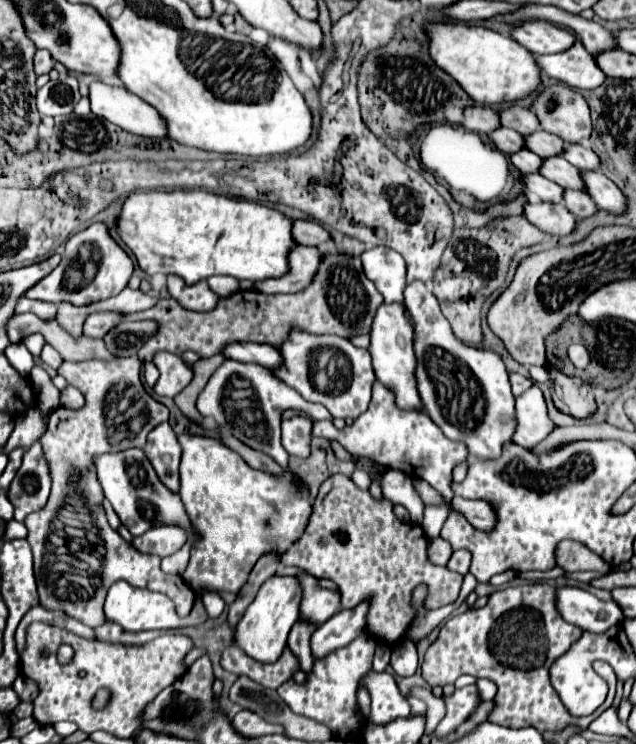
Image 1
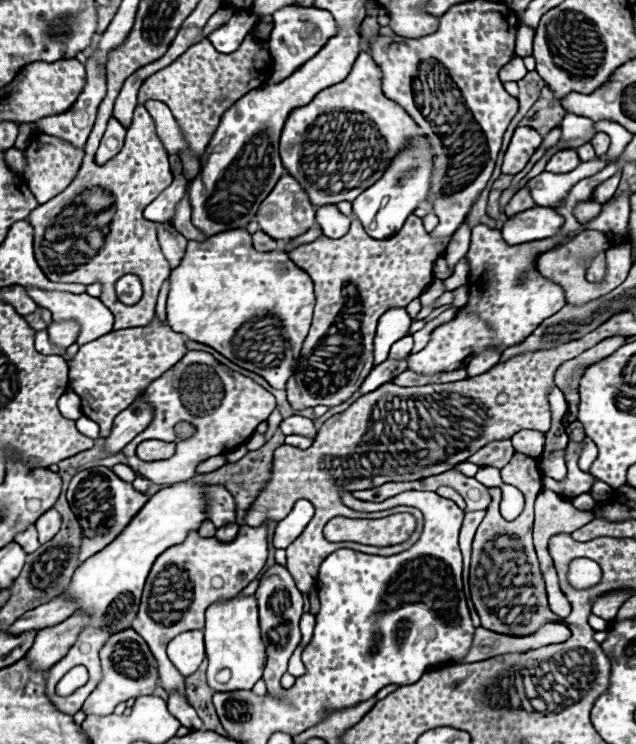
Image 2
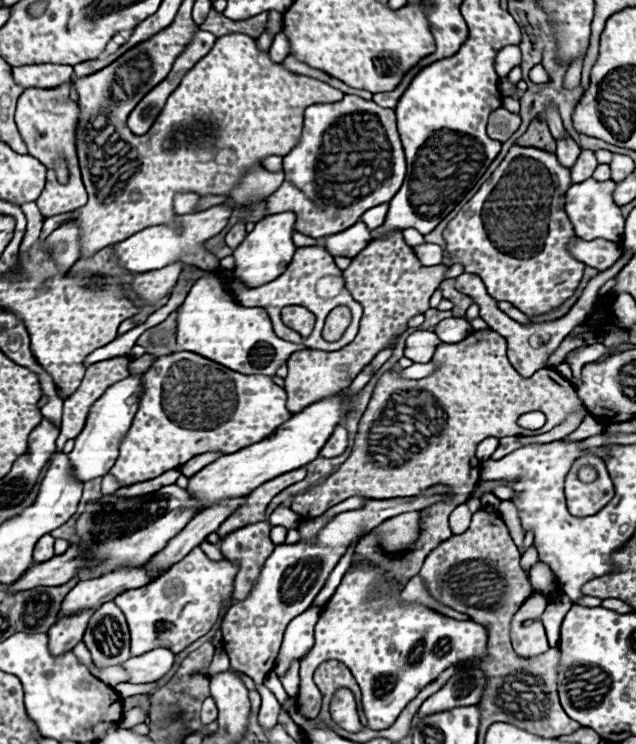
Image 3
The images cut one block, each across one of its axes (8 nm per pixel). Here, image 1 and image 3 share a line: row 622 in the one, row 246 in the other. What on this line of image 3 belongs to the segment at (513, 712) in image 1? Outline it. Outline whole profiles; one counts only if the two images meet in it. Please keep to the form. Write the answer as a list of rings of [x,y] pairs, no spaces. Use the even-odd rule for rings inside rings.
[[[512,146],[490,180],[444,228],[450,264],[462,264],[464,272],[480,276],[496,302],[510,302],[528,316],[560,308],[574,296],[586,268],[568,252],[568,242],[576,238],[564,212],[564,194],[570,184],[570,170],[560,166],[554,154]]]

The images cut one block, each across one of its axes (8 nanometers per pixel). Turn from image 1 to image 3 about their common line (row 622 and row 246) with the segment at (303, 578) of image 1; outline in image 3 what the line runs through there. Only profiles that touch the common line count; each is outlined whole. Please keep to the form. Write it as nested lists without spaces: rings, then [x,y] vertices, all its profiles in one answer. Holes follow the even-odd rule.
[[[308,246],[308,248],[298,248],[298,250],[296,250],[296,254],[294,254],[292,262],[288,264],[286,272],[284,272],[282,276],[278,276],[276,280],[272,280],[272,282],[268,282],[268,284],[264,284],[264,286],[258,286],[258,288],[246,288],[242,282],[234,280],[234,282],[232,282],[232,290],[234,290],[234,294],[238,296],[238,300],[240,300],[242,306],[266,308],[266,312],[268,312],[268,316],[270,316],[270,320],[272,320],[272,326],[274,326],[274,332],[276,332],[278,338],[288,340],[288,342],[294,342],[294,344],[302,344],[302,342],[304,342],[306,348],[324,350],[324,352],[334,352],[334,350],[344,348],[346,344],[350,344],[350,342],[354,340],[354,336],[356,336],[356,332],[358,332],[358,322],[360,322],[360,318],[362,318],[362,306],[360,306],[358,302],[354,302],[352,296],[350,296],[350,292],[346,292],[346,290],[342,290],[342,292],[338,294],[338,298],[330,298],[330,300],[322,300],[322,298],[316,296],[316,290],[314,290],[314,288],[316,288],[316,282],[318,282],[322,276],[338,276],[340,272],[342,272],[342,270],[336,268],[334,258],[326,252],[324,246]],[[292,304],[304,306],[304,308],[308,308],[308,310],[316,316],[314,330],[312,330],[312,334],[310,334],[308,338],[302,338],[298,332],[290,330],[290,328],[284,326],[282,320],[280,320],[280,310],[282,310],[284,306],[292,306]],[[342,304],[352,310],[352,324],[350,324],[348,330],[346,330],[346,344],[344,344],[344,340],[326,342],[326,340],[320,336],[322,326],[324,326],[324,320],[326,320],[326,316],[328,316],[328,312],[330,312],[332,308],[342,306]]]

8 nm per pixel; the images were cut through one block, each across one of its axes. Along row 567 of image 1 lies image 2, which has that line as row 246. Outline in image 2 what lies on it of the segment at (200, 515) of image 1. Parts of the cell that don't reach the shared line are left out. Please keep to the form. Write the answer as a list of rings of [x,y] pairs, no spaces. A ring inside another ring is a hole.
[[[236,228],[214,234],[204,242],[188,242],[180,266],[170,274],[166,314],[168,324],[174,328],[174,332],[182,332],[184,336],[188,336],[188,340],[212,346],[230,362],[266,378],[272,388],[284,390],[298,364],[302,342],[308,336],[312,308],[314,290],[310,276],[302,268],[298,268],[282,250],[256,252],[252,246],[252,234],[244,228]]]

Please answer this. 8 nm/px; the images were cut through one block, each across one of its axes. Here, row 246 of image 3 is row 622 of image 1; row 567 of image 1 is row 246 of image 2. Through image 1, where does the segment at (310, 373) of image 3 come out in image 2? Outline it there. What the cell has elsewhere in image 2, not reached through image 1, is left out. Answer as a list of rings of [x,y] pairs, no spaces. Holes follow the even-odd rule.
[[[354,216],[346,236],[332,240],[320,234],[314,242],[288,250],[290,260],[310,274],[316,292],[314,322],[302,346],[298,368],[286,384],[292,408],[338,406],[360,388],[374,368],[372,340],[378,318],[386,308],[408,306],[424,292],[434,280],[432,268],[440,254],[442,244],[430,240],[418,216],[410,216],[402,230],[386,240],[370,238]]]

